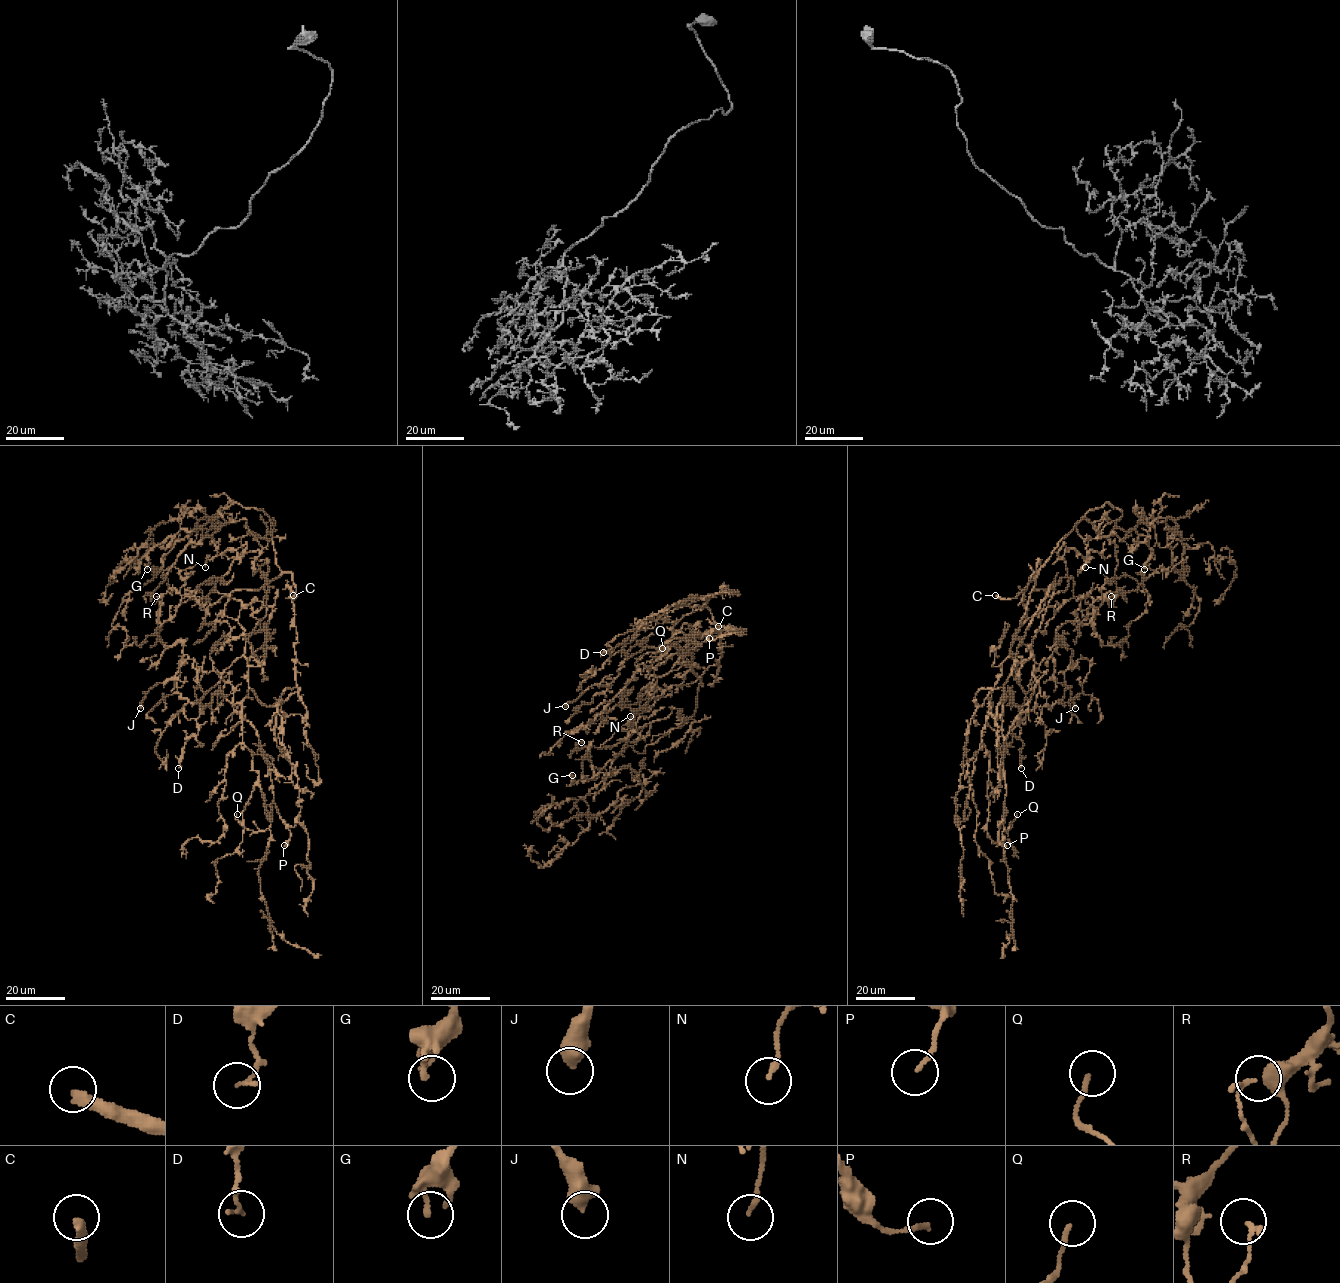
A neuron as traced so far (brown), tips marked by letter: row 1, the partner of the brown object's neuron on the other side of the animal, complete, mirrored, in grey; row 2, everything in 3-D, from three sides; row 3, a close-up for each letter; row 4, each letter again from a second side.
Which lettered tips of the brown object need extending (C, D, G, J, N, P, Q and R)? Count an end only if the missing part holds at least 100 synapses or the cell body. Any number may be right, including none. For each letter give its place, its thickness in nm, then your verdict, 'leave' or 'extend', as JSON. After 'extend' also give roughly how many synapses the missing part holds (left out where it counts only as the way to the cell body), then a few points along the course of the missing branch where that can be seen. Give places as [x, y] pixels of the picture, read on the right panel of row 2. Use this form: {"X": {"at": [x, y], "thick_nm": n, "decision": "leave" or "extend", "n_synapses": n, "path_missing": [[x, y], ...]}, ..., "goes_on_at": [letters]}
{"C": {"at": [995, 595], "thick_nm": 320, "decision": "extend", "path_missing": [[995, 595], [981, 578], [969, 574], [968, 577]]}, "D": {"at": [1021, 768], "thick_nm": 130, "decision": "leave"}, "G": {"at": [1144, 569], "thick_nm": 120, "decision": "leave"}, "J": {"at": [1075, 708], "thick_nm": 500, "decision": "leave"}, "N": {"at": [1085, 567], "thick_nm": 150, "decision": "leave"}, "P": {"at": [1007, 845], "thick_nm": 140, "decision": "leave"}, "Q": {"at": [1017, 814], "thick_nm": 140, "decision": "leave"}, "R": {"at": [1111, 596], "thick_nm": 150, "decision": "leave"}, "goes_on_at": ["C"]}

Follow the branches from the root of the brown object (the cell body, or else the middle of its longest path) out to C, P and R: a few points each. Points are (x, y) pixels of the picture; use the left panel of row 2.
C: (277, 577), (284, 572), (291, 573), (295, 587), (294, 599), (293, 595)
P: (277, 577), (264, 587), (267, 614), (255, 628), (217, 644), (210, 657), (256, 731), (290, 832), (284, 845)
R: (277, 577), (269, 517), (235, 502), (220, 508), (203, 526), (202, 538), (177, 557), (156, 596)

